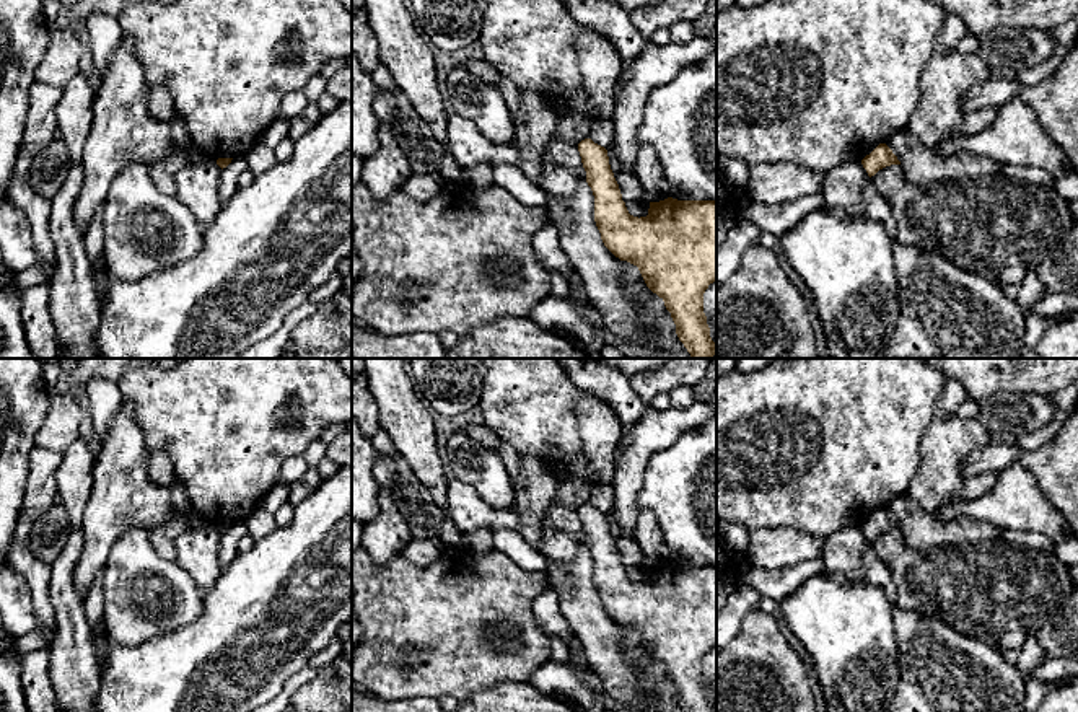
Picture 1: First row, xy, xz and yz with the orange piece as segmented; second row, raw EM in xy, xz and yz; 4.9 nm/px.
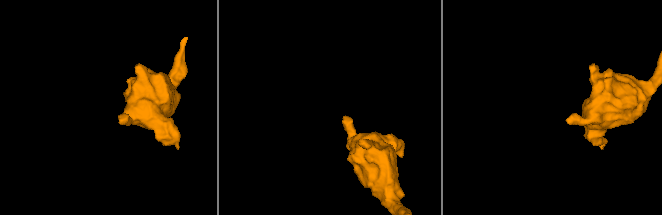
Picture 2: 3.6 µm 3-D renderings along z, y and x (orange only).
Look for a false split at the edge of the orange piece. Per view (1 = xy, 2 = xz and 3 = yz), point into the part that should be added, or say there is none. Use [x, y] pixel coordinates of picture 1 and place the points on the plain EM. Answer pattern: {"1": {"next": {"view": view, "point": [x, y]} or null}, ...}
{"1": {"next": null}, "2": {"next": null}, "3": {"next": null}}

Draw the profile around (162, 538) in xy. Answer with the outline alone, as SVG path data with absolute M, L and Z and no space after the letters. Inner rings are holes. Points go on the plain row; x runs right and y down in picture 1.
M177 516L169 523L164 523L151 531L148 531L150 543L153 549L166 560L174 560L176 539L187 531L187 521L184 516Z

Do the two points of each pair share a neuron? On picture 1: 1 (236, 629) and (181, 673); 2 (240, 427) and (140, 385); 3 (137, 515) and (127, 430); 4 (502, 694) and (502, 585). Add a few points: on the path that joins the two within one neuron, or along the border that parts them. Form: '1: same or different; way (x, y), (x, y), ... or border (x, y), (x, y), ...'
1: same; way (223, 642), (194, 667)
2: same; way (215, 414), (179, 411), (165, 403)
3: same; way (127, 494), (127, 452)
4: different; border (526, 681), (499, 681), (473, 694)

